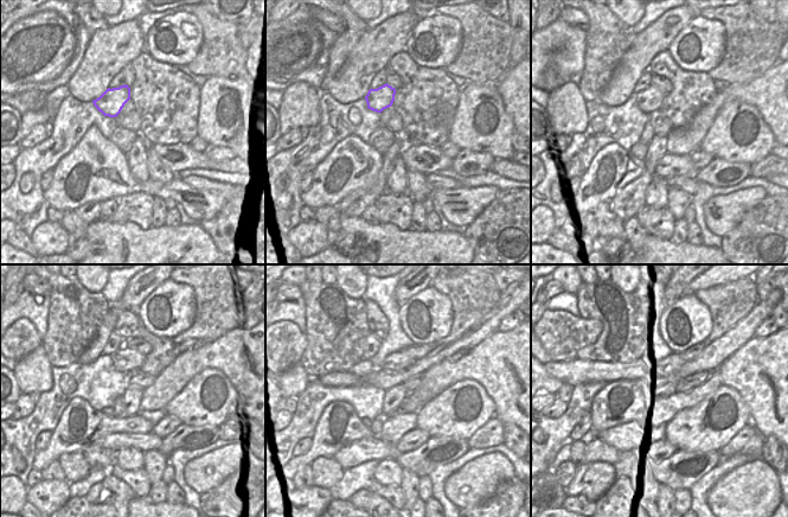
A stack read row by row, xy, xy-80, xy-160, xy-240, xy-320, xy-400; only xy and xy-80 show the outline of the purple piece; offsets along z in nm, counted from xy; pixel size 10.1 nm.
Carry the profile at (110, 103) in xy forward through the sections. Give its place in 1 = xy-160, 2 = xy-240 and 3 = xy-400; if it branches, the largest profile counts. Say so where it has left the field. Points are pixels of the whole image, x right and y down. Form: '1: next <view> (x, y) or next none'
1: next xy-160 (649, 100)
2: next xy-240 (128, 362)
3: next xy-400 (671, 364)

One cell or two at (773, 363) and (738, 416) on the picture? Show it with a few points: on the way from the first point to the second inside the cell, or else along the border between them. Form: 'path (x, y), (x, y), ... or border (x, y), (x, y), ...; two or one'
border (726, 385), (738, 393), (749, 409), (751, 421); two

